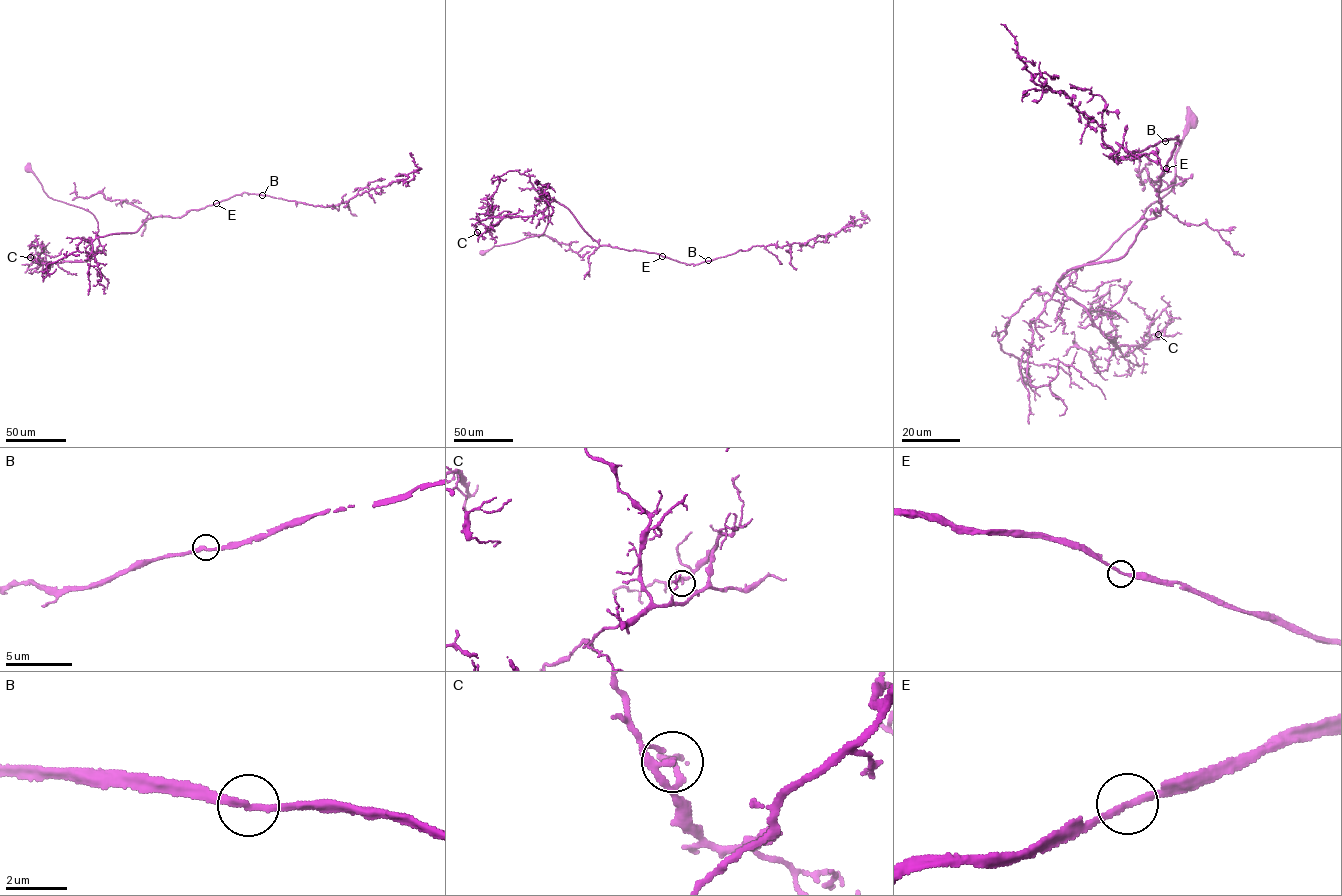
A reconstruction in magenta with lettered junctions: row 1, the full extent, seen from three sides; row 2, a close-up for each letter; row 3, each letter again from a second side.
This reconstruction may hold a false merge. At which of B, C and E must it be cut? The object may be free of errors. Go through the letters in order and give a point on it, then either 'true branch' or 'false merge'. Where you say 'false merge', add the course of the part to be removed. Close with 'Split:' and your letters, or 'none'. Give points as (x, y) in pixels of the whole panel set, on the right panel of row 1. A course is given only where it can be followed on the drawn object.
B: at (1165, 141); true branch
C: at (1158, 334); true branch
E: at (1166, 168); true branch
Split: none

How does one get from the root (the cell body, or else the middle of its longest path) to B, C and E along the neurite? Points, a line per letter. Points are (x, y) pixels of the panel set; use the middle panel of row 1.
B: (483, 253), (542, 234), (549, 199), (566, 207), (600, 245), (658, 253), (687, 264), (708, 260)
C: (483, 253), (495, 246), (542, 234), (548, 223), (549, 199), (544, 211), (503, 217), (481, 235), (477, 232)
E: (483, 253), (495, 246), (542, 234), (548, 223), (549, 199), (566, 207), (600, 245), (662, 256)

